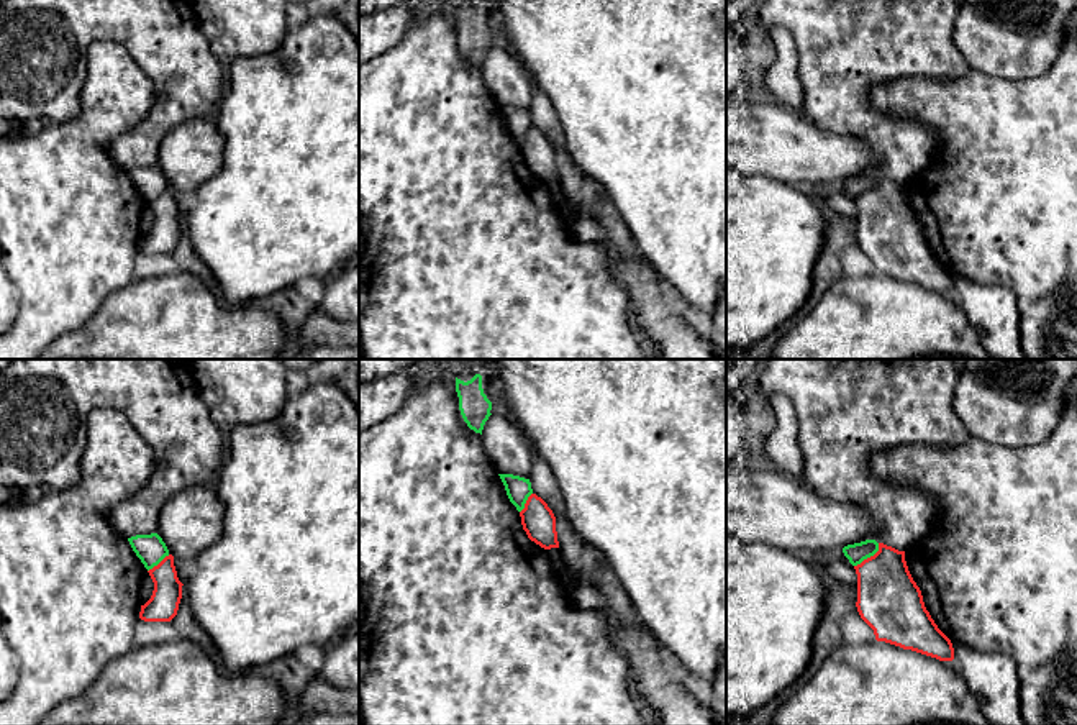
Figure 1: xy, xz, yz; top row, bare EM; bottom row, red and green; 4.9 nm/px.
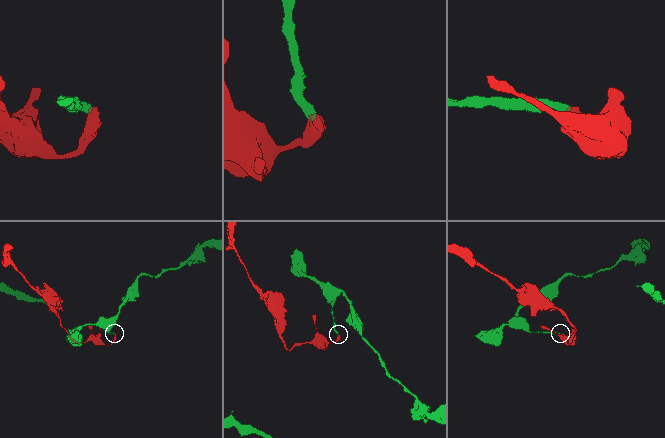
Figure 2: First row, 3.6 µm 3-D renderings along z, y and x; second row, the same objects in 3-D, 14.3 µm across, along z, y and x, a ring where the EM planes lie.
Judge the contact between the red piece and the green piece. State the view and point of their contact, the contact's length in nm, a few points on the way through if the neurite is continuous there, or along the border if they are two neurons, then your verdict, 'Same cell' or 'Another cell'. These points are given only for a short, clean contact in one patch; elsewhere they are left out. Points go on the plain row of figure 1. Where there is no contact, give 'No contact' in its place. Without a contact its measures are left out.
Touches red at yz (871, 189). Shared border 170 nm. Boundary: yz (879, 176), (872, 187), (854, 199). Another cell

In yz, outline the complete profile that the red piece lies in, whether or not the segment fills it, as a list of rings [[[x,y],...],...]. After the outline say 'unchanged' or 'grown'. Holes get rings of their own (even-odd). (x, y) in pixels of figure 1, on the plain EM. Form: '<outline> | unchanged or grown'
[[[879,176],[879,184],[854,198],[857,244],[877,274],[911,282],[939,294],[952,294],[951,272],[938,261],[913,213],[905,184]]] | unchanged

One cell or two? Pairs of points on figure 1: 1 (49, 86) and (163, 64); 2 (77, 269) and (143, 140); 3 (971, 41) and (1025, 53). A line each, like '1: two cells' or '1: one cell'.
1: one cell
2: two cells
3: one cell

